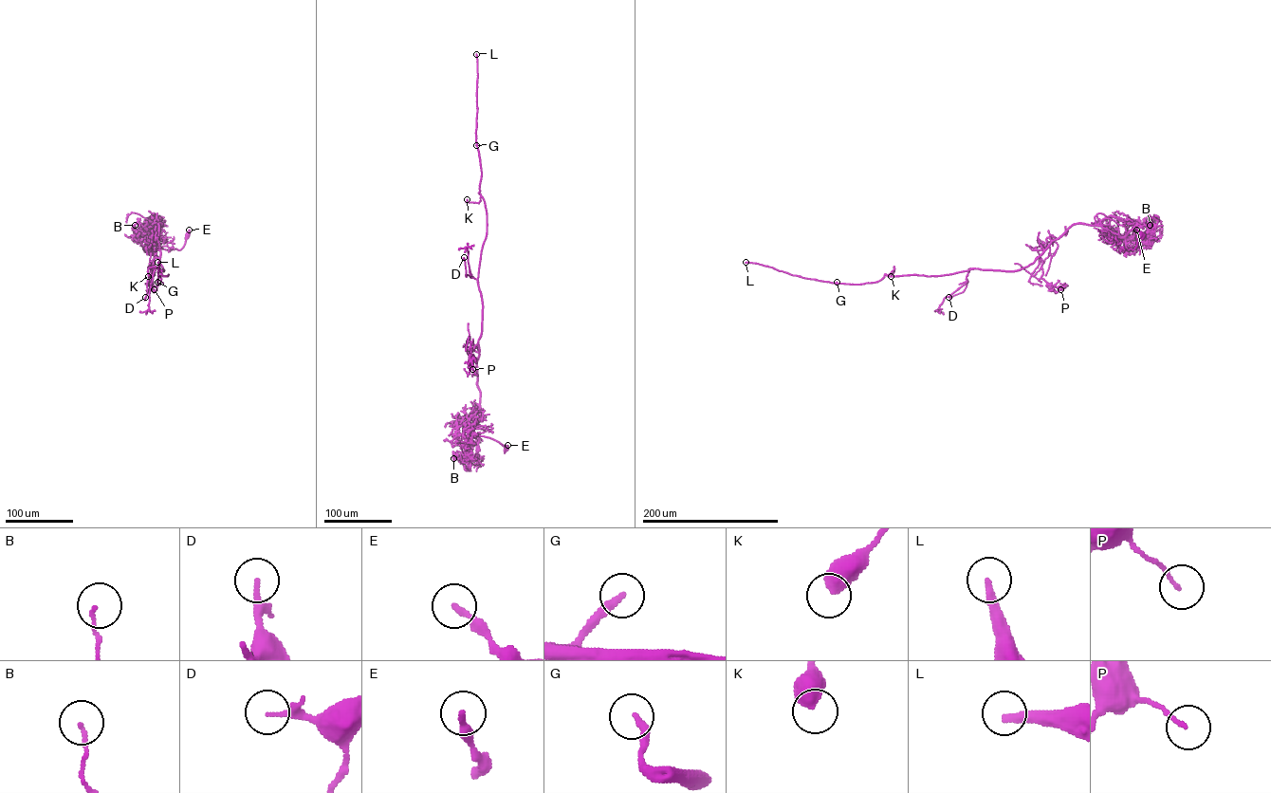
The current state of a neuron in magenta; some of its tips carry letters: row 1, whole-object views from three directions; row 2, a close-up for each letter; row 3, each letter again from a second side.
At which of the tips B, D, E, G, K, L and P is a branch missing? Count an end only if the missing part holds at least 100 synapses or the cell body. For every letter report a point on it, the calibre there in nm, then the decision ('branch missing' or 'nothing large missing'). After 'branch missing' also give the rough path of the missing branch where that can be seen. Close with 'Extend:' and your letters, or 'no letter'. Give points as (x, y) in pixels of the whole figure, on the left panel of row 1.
B: (135, 225) | 110 nm | nothing large missing
D: (145, 297) | 160 nm | nothing large missing
E: (189, 230) | 190 nm | nothing large missing
G: (157, 282) | 240 nm | branch missing | (157, 282), (145, 285), (144, 304), (150, 307)
K: (148, 276) | 600 nm | nothing large missing
L: (157, 262) | 260 nm | branch missing | (157, 262), (152, 224), (156, 205), (196, 175), (198, 169), (188, 156), (165, 154), (148, 119)
P: (154, 289) | 110 nm | nothing large missing
Extend: G, L

